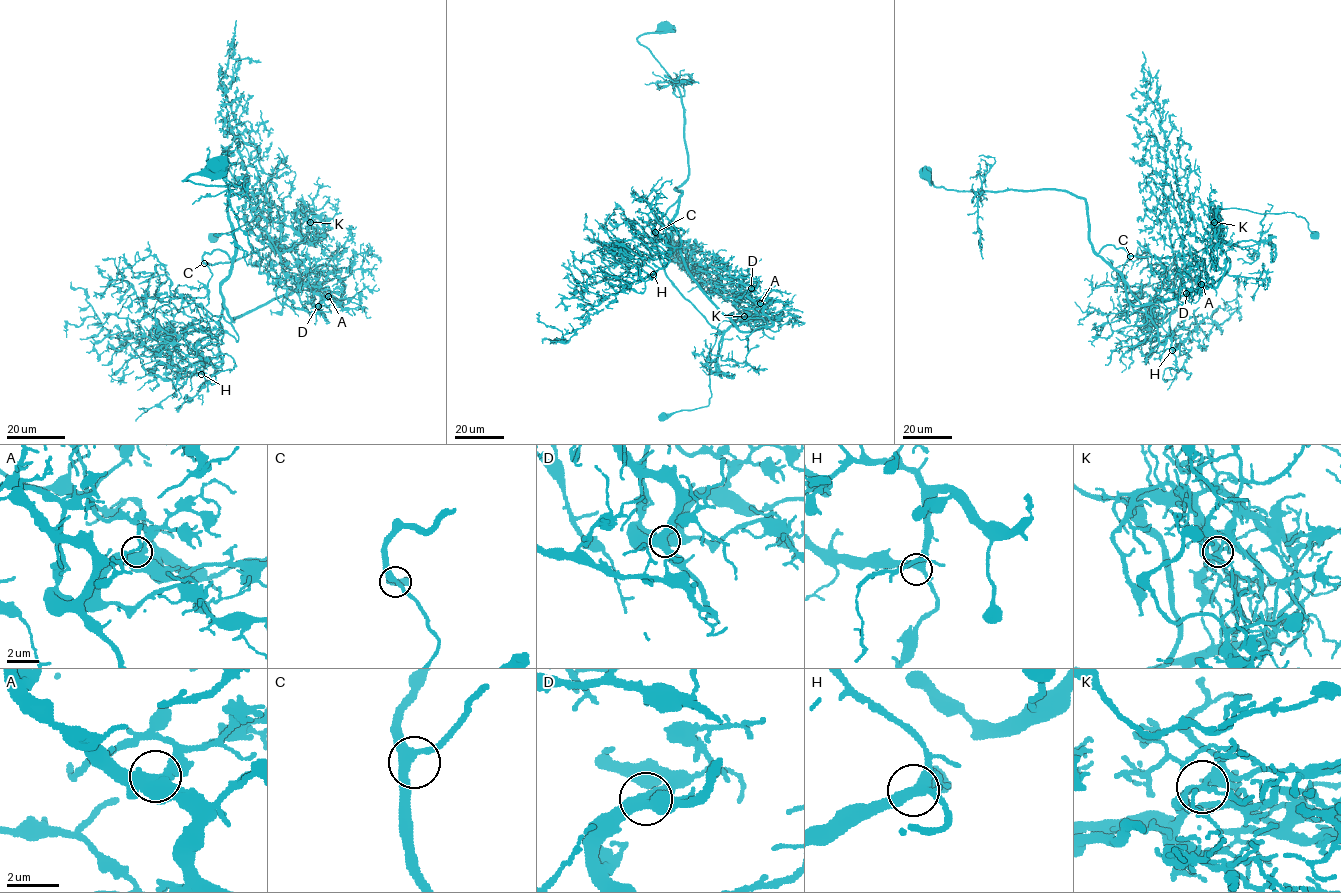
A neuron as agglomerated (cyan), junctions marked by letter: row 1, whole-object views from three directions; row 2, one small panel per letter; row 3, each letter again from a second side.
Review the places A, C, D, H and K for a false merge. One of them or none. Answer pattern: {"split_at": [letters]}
{"split_at": ["K"]}

